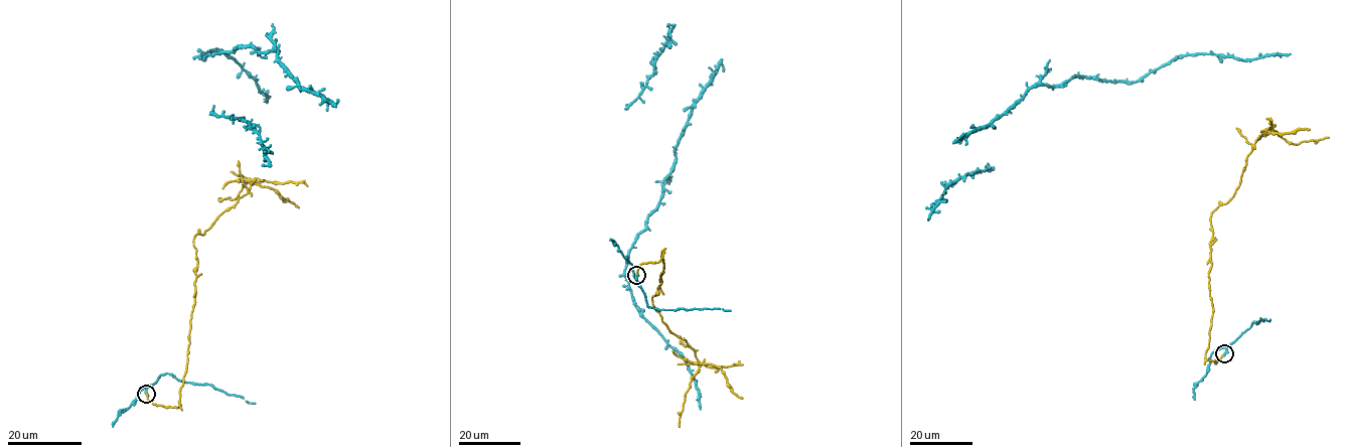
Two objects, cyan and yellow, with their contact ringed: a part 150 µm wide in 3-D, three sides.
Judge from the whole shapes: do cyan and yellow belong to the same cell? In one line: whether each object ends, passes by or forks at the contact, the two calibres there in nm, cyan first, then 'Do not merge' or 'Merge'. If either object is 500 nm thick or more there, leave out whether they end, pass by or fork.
At the ring cyan passes by. At the ring yellow ends. Thickness 280 nm (cyan) against 240 nm. Do not merge

